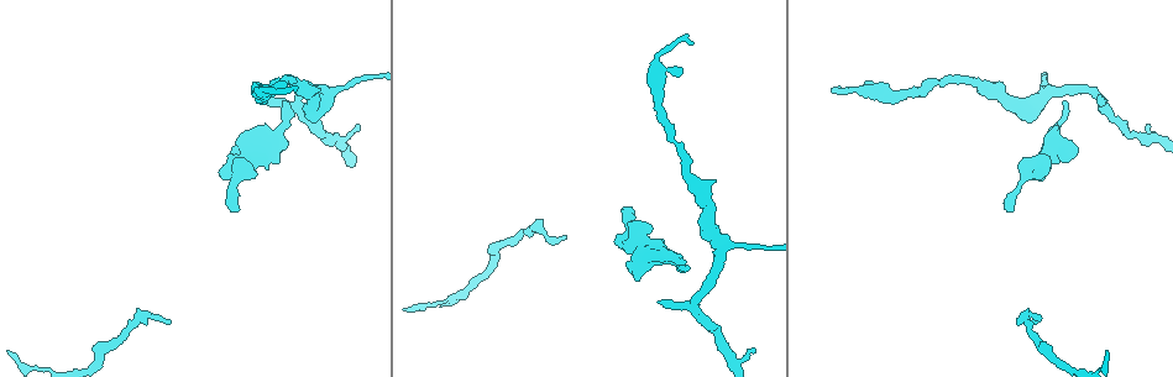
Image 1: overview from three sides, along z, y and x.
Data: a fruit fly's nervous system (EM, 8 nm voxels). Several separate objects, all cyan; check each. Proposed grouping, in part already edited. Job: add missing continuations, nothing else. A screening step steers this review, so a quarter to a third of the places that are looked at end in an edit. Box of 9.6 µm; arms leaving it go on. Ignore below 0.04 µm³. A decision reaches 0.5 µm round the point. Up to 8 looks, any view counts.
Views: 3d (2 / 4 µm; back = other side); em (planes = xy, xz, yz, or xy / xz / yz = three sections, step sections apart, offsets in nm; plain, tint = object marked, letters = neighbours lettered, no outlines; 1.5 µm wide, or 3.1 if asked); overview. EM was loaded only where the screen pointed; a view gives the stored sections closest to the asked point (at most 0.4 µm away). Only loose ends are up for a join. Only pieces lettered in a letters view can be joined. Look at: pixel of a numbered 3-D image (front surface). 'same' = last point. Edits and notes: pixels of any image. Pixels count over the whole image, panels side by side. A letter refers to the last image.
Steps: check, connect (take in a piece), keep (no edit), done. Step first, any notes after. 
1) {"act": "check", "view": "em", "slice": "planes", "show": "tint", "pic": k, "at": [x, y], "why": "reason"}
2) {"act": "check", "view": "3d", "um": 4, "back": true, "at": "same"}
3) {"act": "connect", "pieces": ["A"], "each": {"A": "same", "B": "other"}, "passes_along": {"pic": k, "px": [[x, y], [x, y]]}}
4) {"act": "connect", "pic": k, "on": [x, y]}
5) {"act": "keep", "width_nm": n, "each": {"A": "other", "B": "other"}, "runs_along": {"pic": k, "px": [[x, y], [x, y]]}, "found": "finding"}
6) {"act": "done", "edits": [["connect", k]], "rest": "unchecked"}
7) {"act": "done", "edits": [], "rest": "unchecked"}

{"act": "check", "view": "3d", "um": 4, "pic": 1, "at": [1009, 211], "why": "branch stops here"}

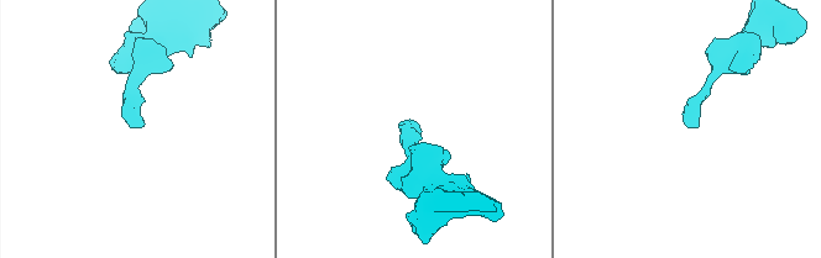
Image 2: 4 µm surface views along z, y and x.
{"act": "check", "view": "em", "slice": "yz", "step": 8, "show": "tint", "pic": 2, "at": [140, 126], "why": "shape alone is not enough"}

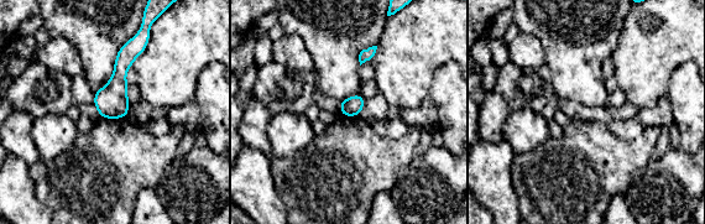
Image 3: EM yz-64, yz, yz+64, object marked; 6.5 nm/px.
{"act": "check", "view": "em", "slice": "planes", "show": "letters", "at": "same", "why": "another direction"}

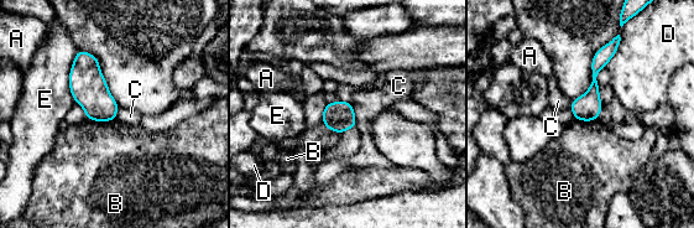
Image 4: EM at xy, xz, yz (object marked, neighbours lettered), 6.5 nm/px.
{"act": "keep", "each": {"A": "other", "B": "other", "C": "other", "D": "other", "E": "other"}, "runs_along": {"pic": 4, "px": [[611, 46], [577, 115]]}, "found": "none of them fits"}

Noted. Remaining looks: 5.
{"act": "check", "view": "3d", "um": 4, "pic": 1, "at": [634, 280], "why": "branch stops here"}

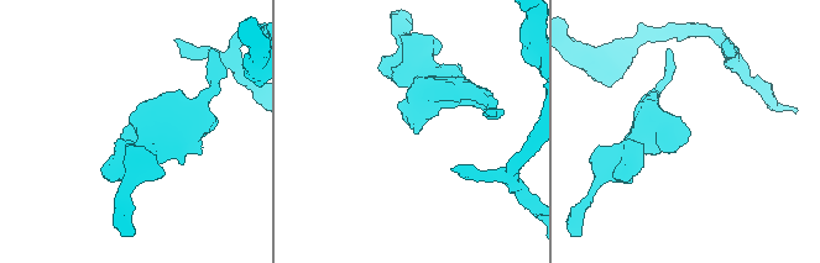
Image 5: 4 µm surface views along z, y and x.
{"act": "check", "view": "em", "slice": "xz", "step": 8, "show": "letters", "pic": 5, "at": [134, 139], "why": "need the tissue"}

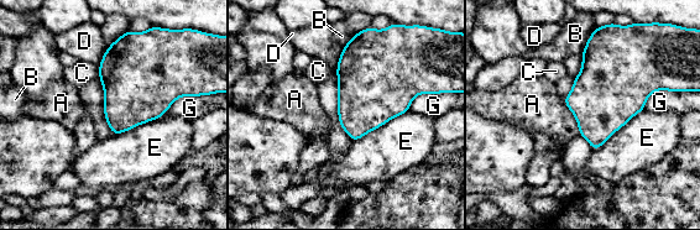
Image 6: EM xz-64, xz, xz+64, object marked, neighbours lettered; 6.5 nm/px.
{"act": "check", "view": "em", "slice": "planes", "show": "letters", "at": "same", "why": "another direction"}

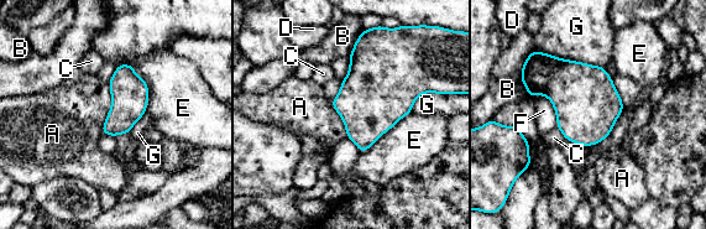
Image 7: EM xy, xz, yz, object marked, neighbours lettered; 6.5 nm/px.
{"act": "connect", "pieces": ["E"], "each": {"A": "other", "B": "other", "C": "other", "D": "other", "E": "same", "F": "other", "G": "other"}, "found": "the cell continues"}

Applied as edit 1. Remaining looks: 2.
{"act": "check", "view": "em", "slice": "yz", "step": 4, "show": "letters", "pic": 1, "at": [681, 268], "why": "an open end"}

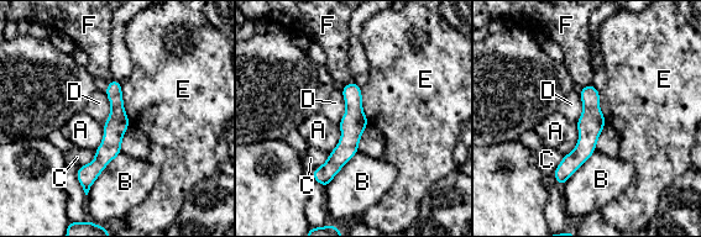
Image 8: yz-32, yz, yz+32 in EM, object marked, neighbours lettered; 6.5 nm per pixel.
{"act": "check", "view": "em", "slice": "planes", "show": "letters", "at": "same", "why": "another direction"}

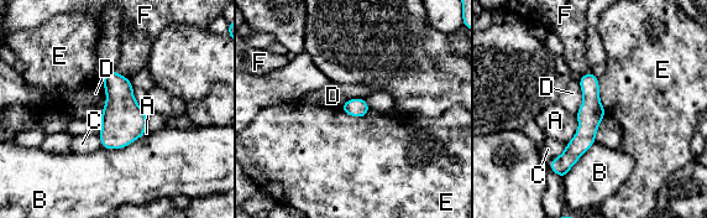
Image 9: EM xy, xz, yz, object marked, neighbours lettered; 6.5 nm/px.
{"act": "keep", "longest_contact_nm": ["B", 280], "each": {"A": "other", "B": "other", "C": "other", "D": "other", "E": "other", "F": "other"}, "runs_along": {"pic": 9, "px": [[590, 76], [586, 135], [561, 174]]}, "found": "none of them fits"}

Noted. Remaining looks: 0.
{"act": "done", "edits": [["connect", 7]], "rest": "unchecked"}

